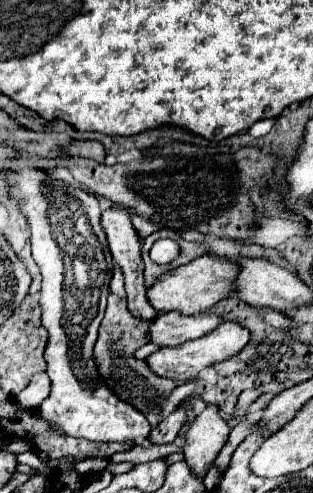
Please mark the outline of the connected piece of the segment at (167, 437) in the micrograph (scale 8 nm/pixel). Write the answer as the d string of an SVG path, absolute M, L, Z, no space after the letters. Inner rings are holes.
M177 406L165 420L161 420L161 424L155 426L155 430L149 434L149 440L155 444L173 442L175 436L179 436L185 422L187 422L187 410L183 406Z

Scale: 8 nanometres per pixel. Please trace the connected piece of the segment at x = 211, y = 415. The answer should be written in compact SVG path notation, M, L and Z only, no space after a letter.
M207 404L207 408L193 420L187 430L185 440L185 462L197 472L197 476L205 476L209 464L221 452L229 434L227 422L217 414L215 404Z

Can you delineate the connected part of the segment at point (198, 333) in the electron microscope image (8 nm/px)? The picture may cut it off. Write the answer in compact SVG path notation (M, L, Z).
M165 312L155 318L151 328L151 342L159 346L177 346L187 340L201 338L221 326L225 320L219 312L199 312L199 314L181 314Z

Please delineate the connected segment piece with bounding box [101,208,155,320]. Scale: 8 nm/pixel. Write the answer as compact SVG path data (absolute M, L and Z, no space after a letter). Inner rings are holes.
M107 208L101 212L101 226L105 230L107 236L107 244L109 250L115 258L117 264L121 264L123 276L125 276L125 290L127 290L127 308L129 312L133 312L133 316L151 320L155 318L155 308L149 304L147 296L145 296L145 286L143 286L143 260L141 260L141 242L139 236L131 224L131 214L127 210L121 208Z

